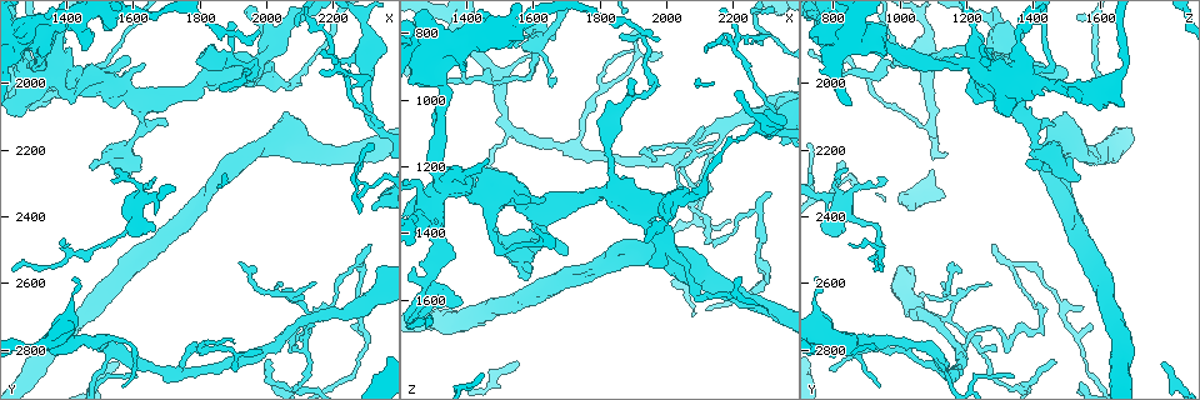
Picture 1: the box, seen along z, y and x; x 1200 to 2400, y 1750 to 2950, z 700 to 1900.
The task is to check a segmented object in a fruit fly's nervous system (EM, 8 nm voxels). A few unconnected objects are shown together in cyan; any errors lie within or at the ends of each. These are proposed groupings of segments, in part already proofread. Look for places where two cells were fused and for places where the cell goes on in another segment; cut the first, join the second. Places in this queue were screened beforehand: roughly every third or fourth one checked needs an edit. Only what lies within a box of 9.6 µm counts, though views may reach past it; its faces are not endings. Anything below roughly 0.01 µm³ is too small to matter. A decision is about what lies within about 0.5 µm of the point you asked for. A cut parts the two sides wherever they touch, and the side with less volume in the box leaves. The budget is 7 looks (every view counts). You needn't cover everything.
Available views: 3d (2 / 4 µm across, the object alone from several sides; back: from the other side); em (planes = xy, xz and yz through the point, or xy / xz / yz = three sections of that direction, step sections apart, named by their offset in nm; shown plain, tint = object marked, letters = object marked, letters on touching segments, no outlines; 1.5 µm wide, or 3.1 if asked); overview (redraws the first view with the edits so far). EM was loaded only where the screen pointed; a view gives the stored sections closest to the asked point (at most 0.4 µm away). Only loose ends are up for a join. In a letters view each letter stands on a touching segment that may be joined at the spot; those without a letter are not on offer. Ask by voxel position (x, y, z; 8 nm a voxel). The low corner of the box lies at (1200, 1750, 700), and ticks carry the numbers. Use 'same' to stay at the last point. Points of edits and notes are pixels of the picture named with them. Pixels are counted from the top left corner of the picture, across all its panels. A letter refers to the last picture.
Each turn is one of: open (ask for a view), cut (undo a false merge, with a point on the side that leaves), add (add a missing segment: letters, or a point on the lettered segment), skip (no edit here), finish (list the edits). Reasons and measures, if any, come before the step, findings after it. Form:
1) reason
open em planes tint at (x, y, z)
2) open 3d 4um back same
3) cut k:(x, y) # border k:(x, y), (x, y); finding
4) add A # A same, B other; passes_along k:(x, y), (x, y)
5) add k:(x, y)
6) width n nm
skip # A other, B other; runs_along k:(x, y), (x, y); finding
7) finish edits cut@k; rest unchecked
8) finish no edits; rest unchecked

open 3d 4um at (2080, 2820, 1320)

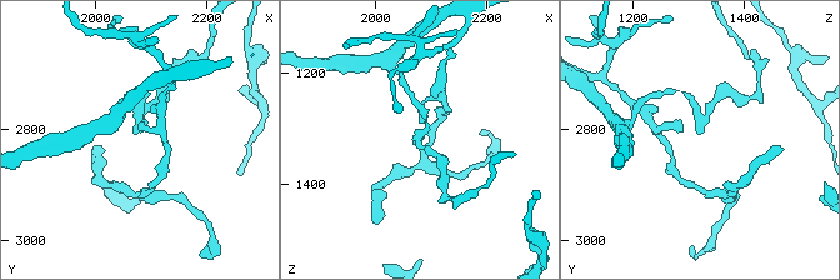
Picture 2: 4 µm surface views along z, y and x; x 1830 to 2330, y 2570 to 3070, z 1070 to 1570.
open em planes letters at (2070, 2810, 1315)

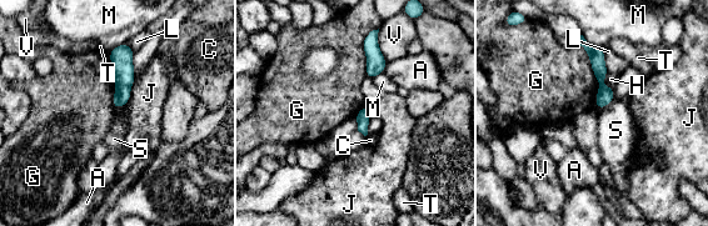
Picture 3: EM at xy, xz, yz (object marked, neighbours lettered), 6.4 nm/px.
cut 3:(121, 95) # A other, C other, G other, H other, J other, L other, M other, S other, T other, V other; border 3:(118, 85), (129, 88); two cells meet here

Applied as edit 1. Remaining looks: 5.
free end
open em xy step 4 tint at (1550, 2840, 1780)

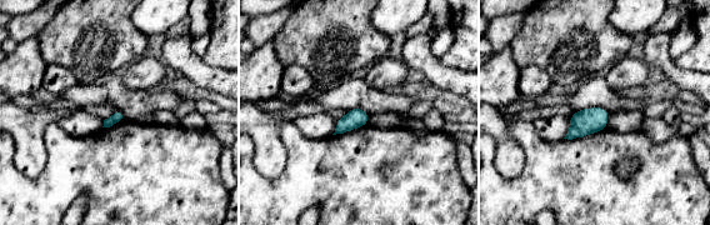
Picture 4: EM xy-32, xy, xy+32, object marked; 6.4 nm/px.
open em yz step 8 letters same

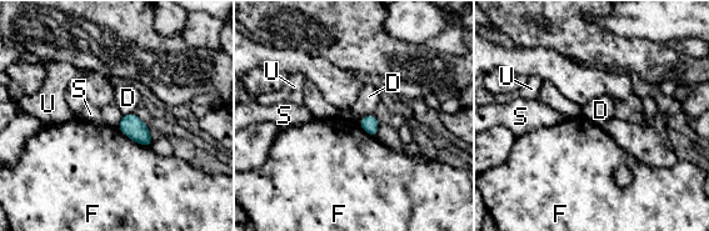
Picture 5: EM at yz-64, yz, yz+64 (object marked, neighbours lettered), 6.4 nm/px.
skip # D other, F other, S other, U other; border 5:(123, 115), (116, 126); none of them fits

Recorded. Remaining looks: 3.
finish edits cut@3; rest unchecked

